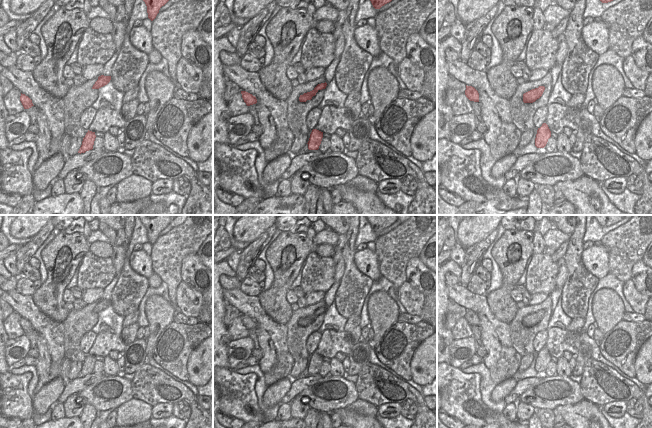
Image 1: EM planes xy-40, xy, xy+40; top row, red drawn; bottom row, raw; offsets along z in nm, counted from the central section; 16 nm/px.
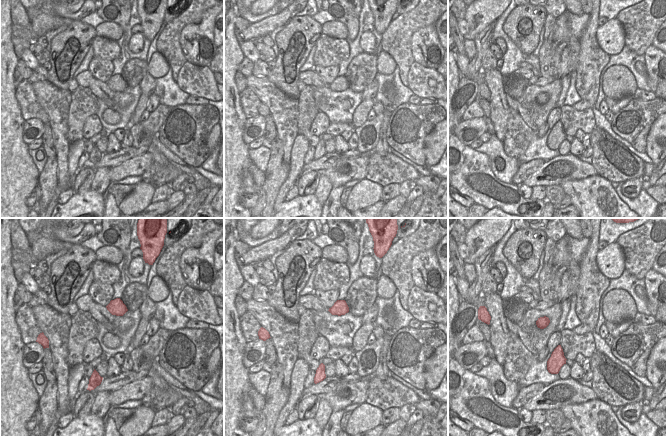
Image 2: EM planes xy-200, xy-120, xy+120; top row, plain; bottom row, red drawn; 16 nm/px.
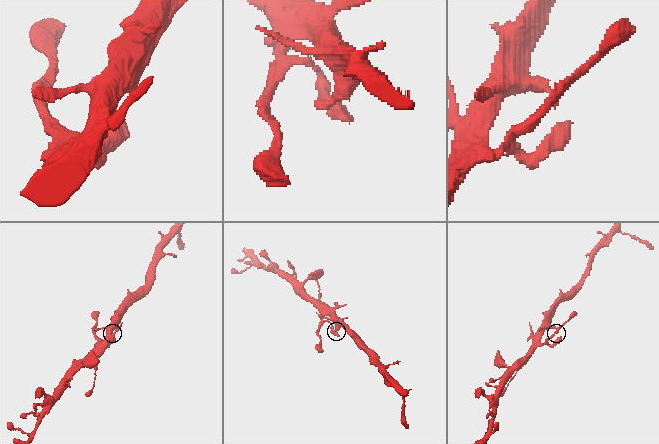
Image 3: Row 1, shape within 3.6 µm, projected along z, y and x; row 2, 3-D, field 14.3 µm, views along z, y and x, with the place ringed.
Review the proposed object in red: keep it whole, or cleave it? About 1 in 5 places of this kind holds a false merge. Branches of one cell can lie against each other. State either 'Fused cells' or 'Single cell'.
Single cell

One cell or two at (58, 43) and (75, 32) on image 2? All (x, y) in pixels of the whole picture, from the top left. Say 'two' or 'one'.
one

